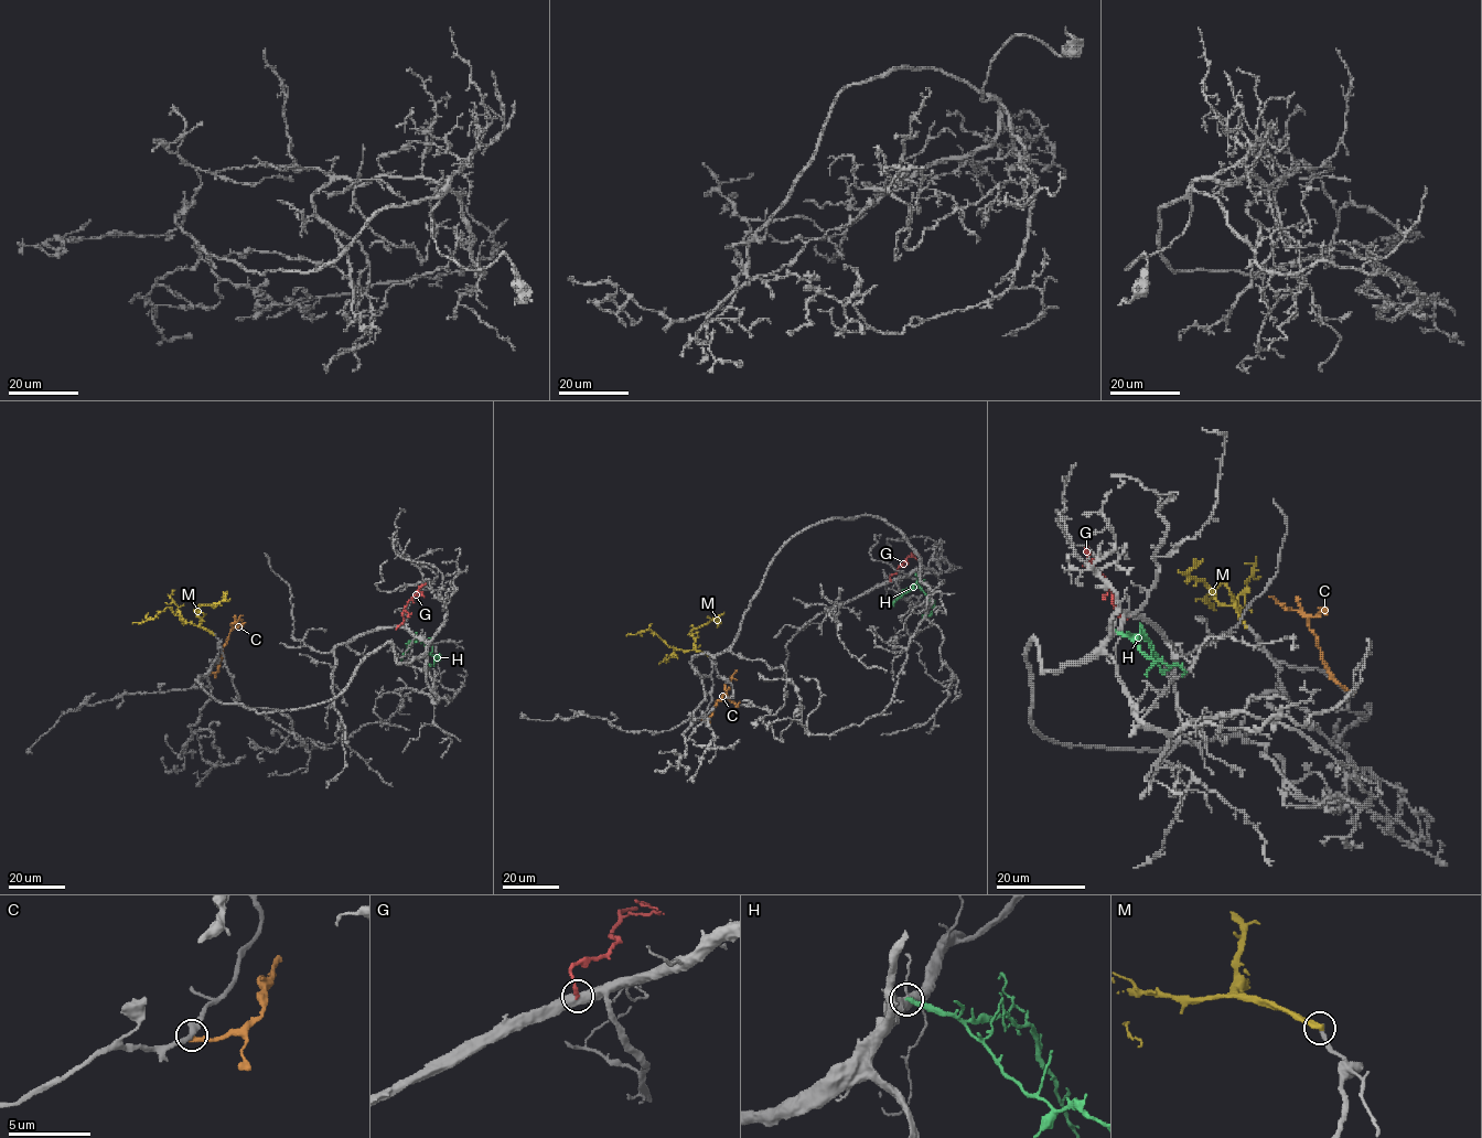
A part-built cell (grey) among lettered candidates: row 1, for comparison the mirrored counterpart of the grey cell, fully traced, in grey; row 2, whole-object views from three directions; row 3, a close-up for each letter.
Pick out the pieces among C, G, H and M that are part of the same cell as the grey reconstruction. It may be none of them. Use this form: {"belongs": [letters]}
{"belongs": []}

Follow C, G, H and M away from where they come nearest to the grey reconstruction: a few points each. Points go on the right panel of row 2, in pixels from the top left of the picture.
C: (1345, 690), (1322, 658), (1309, 621), (1269, 596)
G: (1128, 615), (1119, 618), (1112, 591), (1087, 560), (1086, 546)
H: (1114, 632), (1127, 636), (1155, 662), (1180, 665), (1184, 669), (1183, 675), (1188, 672)
M: (1246, 626), (1238, 616), (1237, 601), (1223, 583), (1205, 600), (1215, 609)

